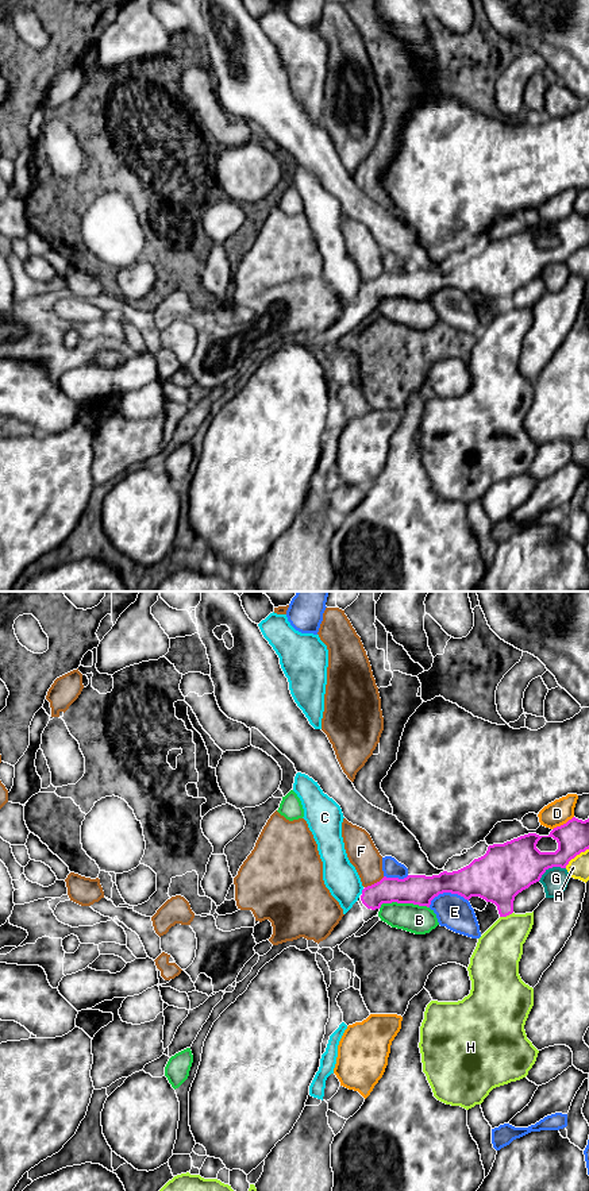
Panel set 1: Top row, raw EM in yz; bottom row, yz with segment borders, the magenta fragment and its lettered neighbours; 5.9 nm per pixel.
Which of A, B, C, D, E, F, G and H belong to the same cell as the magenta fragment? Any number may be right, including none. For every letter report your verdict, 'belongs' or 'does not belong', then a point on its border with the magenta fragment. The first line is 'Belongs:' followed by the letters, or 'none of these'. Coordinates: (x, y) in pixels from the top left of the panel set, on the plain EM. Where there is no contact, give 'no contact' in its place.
Belongs: none of these
A: does not belong | yz (576, 250)
B: does not belong | yz (404, 297)
C: does not belong | yz (362, 286)
D: does not belong | yz (564, 219)
E: does not belong | yz (446, 286)
F: does not belong | yz (374, 278)
G: does not belong | yz (550, 262)
H: does not belong | yz (505, 311)

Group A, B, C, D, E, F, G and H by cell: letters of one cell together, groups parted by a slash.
A / B F / C / D / E / G / H

